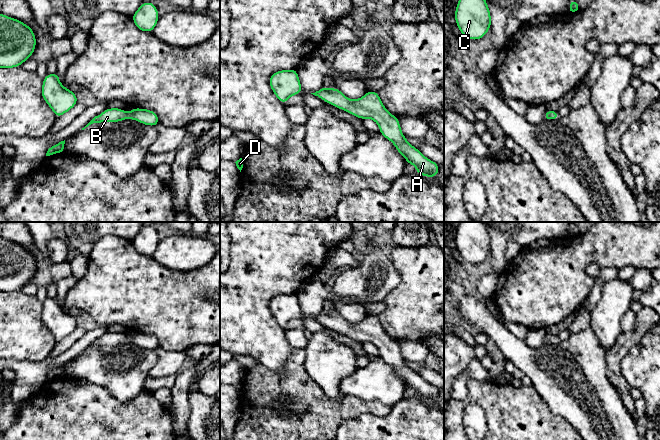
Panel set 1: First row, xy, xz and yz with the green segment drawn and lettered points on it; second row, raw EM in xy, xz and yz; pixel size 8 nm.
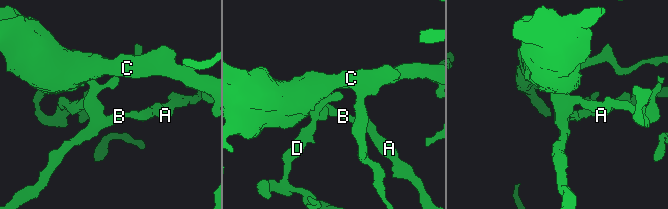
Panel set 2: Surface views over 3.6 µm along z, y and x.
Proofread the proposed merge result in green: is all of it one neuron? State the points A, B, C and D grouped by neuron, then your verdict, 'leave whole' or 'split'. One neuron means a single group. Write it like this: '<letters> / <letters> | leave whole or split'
A B C D | leave whole

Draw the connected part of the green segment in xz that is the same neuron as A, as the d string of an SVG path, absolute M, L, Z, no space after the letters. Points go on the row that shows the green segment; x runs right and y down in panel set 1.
M321 87L311 94L362 120L366 118L374 120L379 126L380 134L395 145L396 150L406 159L407 164L416 167L415 173L431 178L435 178L438 174L440 166L425 157L419 149L406 140L402 134L398 117L385 108L377 91L368 90L363 97L356 100L350 100L336 87L331 89Z

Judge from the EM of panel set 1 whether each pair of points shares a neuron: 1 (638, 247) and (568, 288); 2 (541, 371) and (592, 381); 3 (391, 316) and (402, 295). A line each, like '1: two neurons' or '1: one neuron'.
1: one neuron
2: one neuron
3: one neuron

